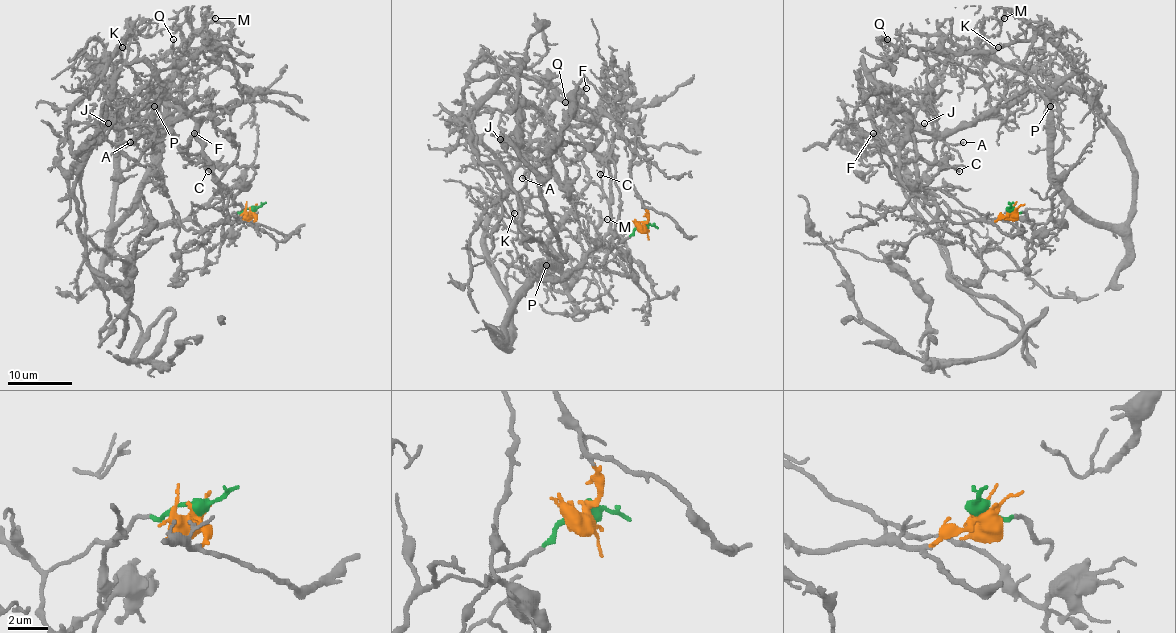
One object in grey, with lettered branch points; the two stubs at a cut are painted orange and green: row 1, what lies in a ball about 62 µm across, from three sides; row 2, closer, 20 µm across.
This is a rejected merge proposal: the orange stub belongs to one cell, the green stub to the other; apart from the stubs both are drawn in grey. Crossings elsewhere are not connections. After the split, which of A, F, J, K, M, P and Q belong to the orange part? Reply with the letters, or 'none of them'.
F, J, Q

